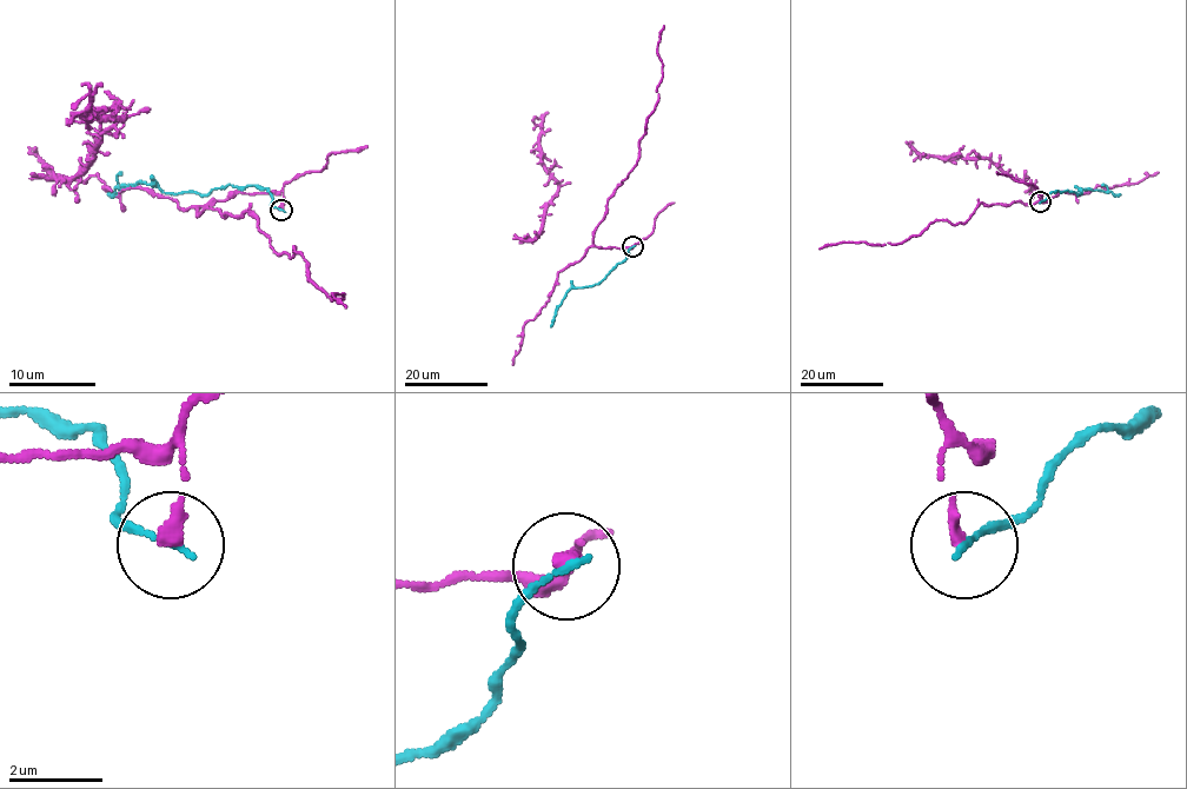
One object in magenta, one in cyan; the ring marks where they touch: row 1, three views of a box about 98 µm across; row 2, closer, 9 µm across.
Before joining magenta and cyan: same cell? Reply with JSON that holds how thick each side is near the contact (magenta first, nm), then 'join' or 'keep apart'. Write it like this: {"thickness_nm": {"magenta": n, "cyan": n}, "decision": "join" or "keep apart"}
{"thickness_nm": {"magenta": 260, "cyan": 150}, "decision": "keep apart"}

